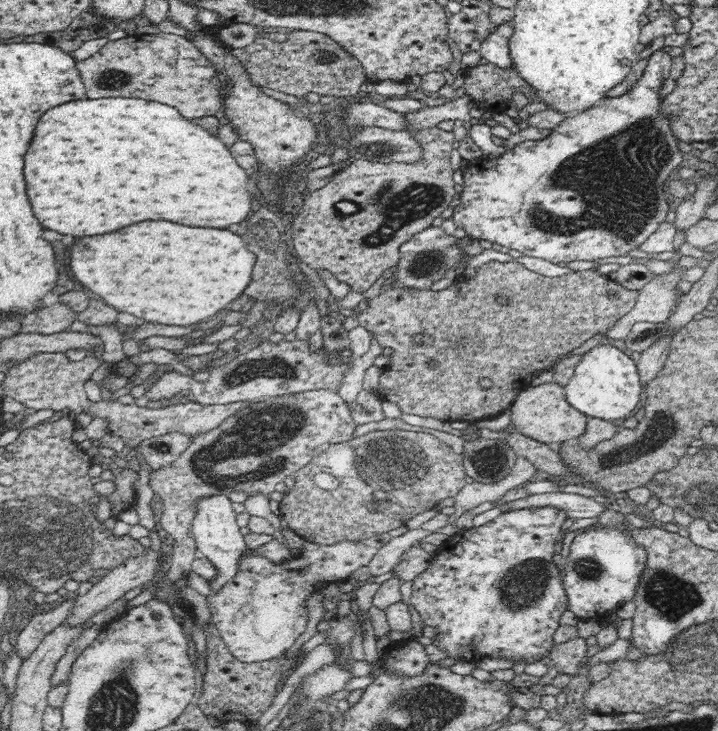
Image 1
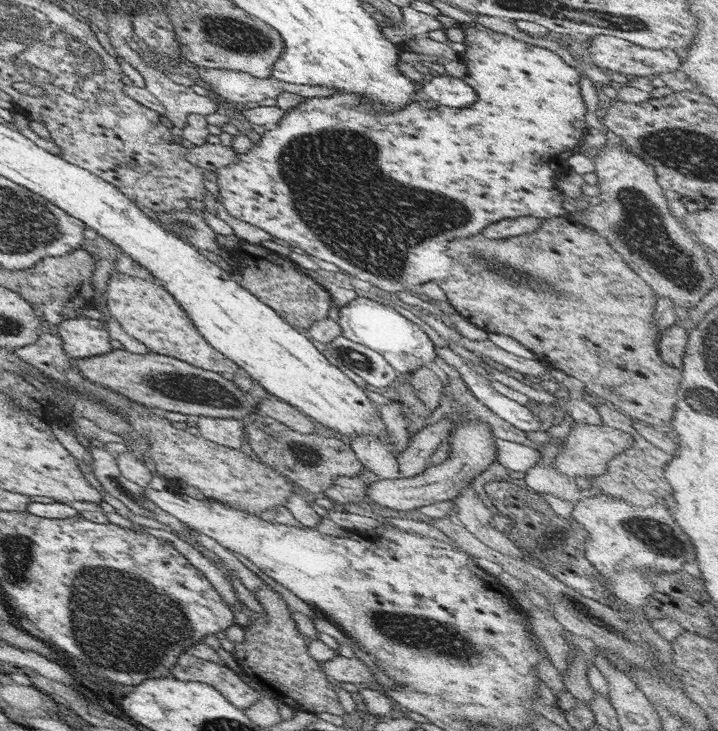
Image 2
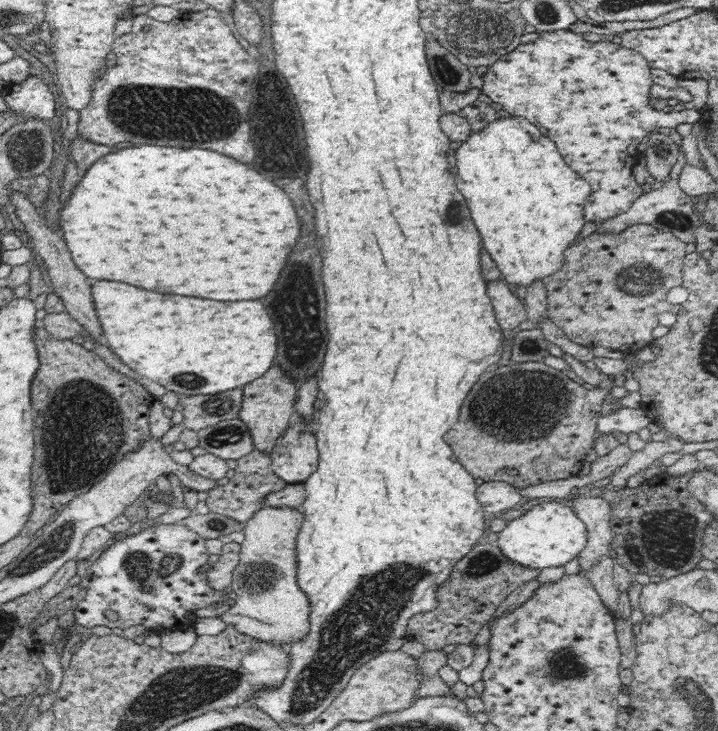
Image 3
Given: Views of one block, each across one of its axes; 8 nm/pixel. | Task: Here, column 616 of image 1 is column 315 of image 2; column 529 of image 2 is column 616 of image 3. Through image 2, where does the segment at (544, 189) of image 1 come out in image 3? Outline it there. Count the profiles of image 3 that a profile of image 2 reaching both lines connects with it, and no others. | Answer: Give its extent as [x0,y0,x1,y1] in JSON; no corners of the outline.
[481,29,701,222]

